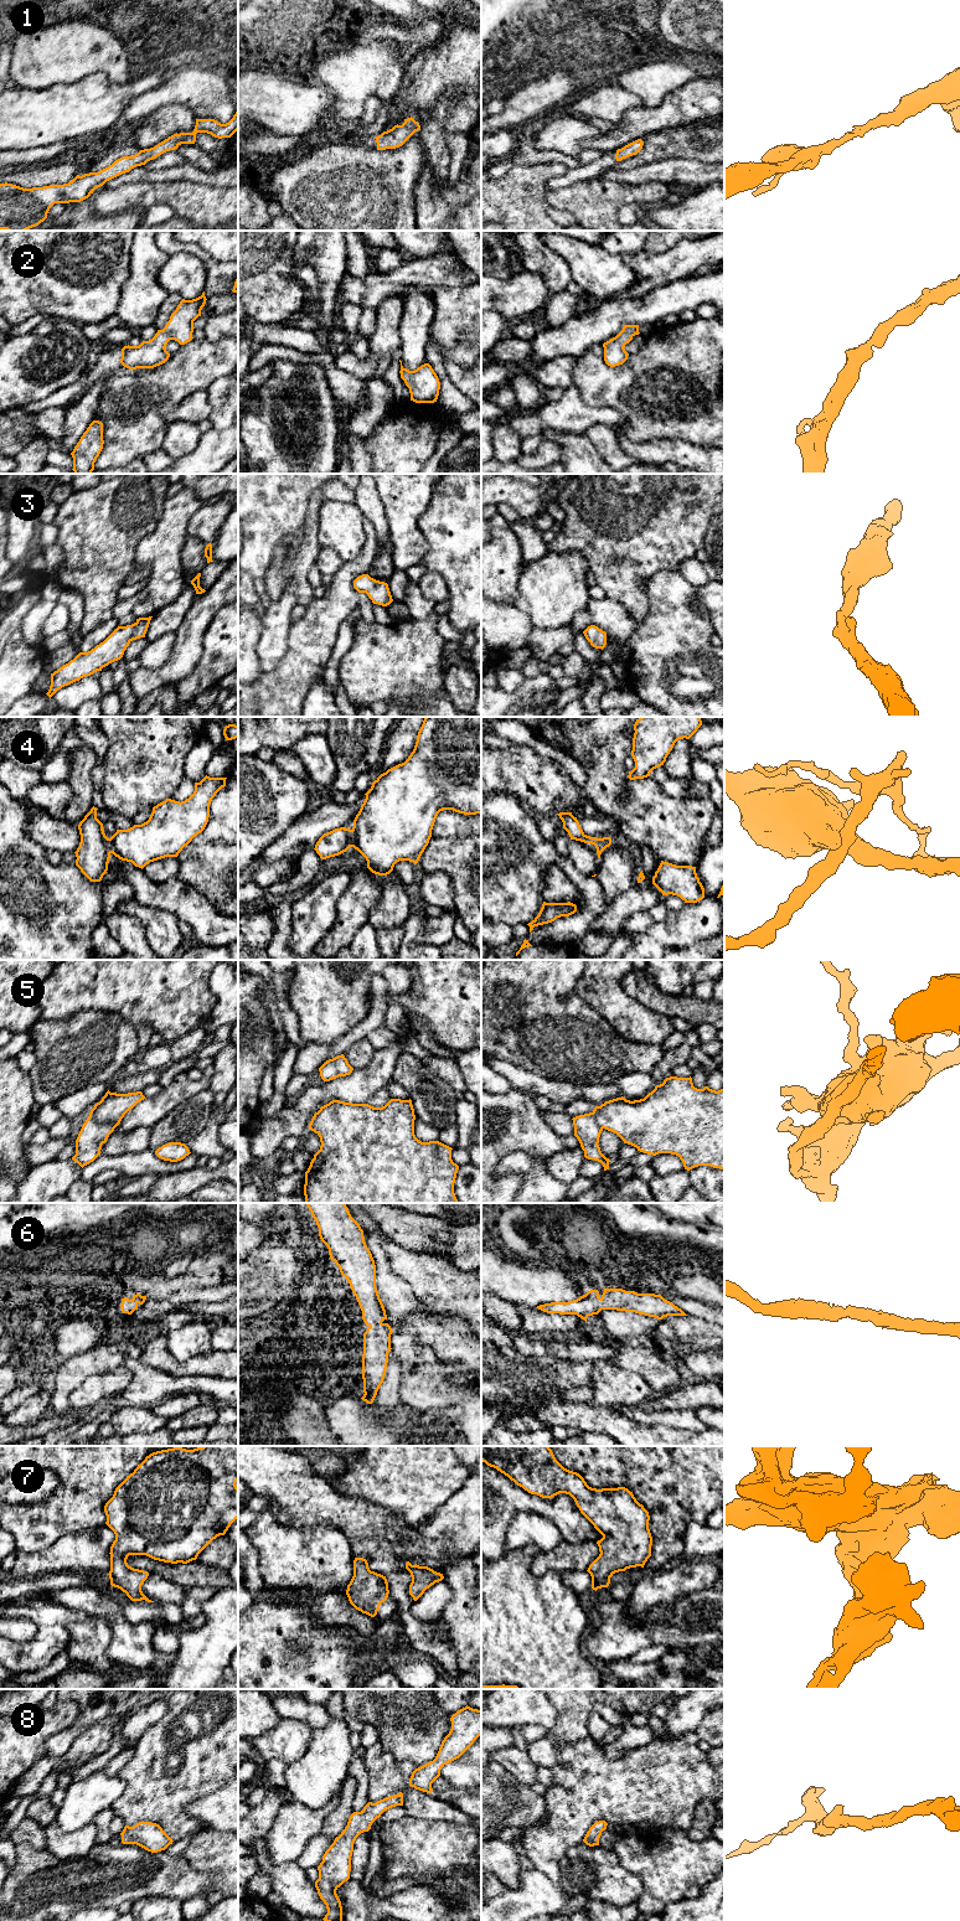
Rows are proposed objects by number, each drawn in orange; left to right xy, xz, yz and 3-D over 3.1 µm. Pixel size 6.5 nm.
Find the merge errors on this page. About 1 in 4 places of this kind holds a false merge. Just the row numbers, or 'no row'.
4

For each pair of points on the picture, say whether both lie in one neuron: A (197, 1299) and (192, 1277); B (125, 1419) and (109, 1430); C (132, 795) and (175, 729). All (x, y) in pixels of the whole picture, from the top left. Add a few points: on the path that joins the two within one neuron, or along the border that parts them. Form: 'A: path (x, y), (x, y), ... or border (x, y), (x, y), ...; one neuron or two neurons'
A: border (223, 1280), (215, 1286), (182, 1287), (168, 1299); two neurons
B: path (122, 1423), (113, 1426); one neuron
C: path (134, 779), (159, 745); one neuron

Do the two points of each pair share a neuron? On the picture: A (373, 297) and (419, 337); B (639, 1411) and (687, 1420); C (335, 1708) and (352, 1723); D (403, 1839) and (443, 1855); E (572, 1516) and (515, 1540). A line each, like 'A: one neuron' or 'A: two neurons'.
A: two neurons
B: one neuron
C: one neuron
D: one neuron
E: two neurons

